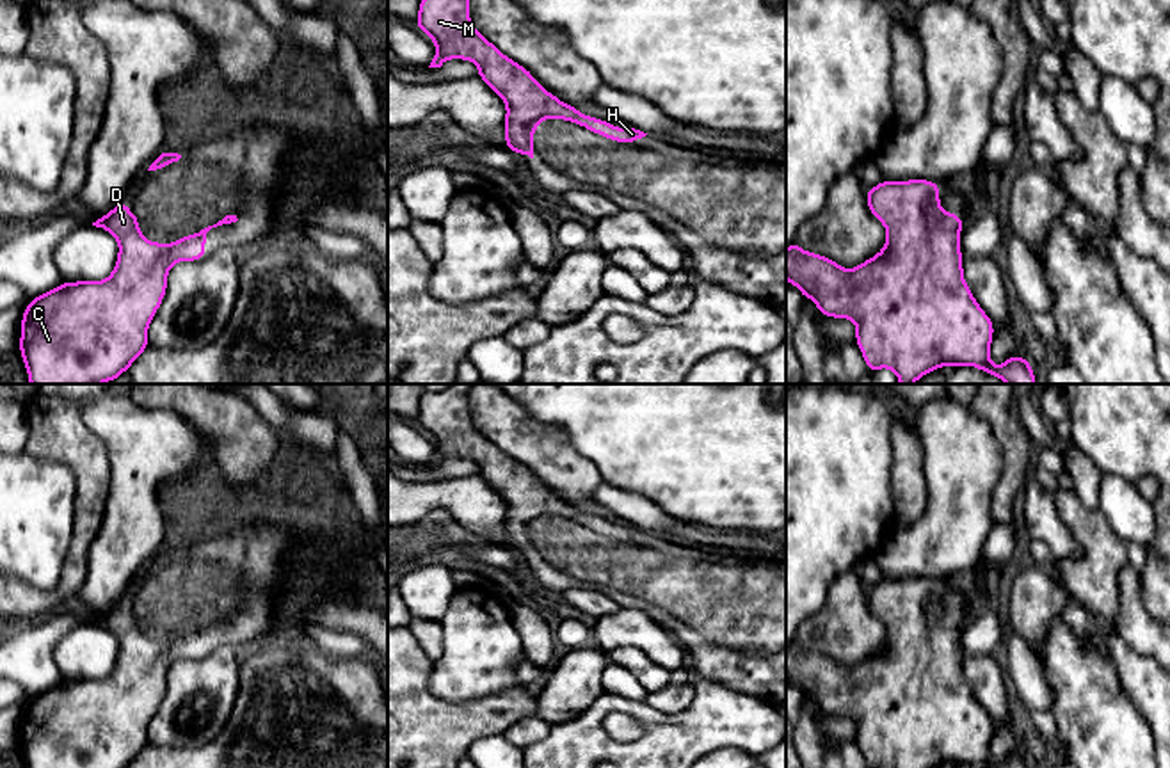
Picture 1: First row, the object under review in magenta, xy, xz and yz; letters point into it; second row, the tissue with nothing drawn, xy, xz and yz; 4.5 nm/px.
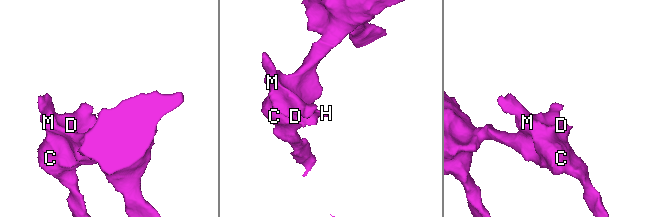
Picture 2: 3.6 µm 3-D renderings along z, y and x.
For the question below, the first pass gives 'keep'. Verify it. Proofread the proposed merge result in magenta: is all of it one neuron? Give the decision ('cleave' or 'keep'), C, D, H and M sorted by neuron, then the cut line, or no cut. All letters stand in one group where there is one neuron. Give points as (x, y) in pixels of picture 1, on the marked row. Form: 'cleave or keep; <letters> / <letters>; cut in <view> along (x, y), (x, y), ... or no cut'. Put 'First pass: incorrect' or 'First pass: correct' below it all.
keep; C D H M; no cut
First pass: correct

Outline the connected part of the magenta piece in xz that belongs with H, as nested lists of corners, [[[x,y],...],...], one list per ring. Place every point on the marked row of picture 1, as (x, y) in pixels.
[[[421,0],[416,27],[436,44],[429,68],[441,68],[448,59],[471,60],[482,78],[505,103],[505,148],[533,158],[532,135],[544,119],[576,123],[601,137],[633,144],[647,133],[619,128],[599,117],[581,114],[576,107],[548,92],[533,75],[503,55],[469,21],[469,0]]]

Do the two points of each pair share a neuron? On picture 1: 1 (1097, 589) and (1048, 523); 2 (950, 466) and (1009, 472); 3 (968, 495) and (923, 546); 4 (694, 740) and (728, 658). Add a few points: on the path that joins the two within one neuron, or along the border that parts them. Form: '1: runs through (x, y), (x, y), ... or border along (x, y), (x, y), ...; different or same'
1: border along (1058, 518), (1080, 548), (1076, 559); different
2: border along (994, 431), (1000, 441), (1001, 472), (989, 512); different
3: runs through (957, 507), (957, 512), (936, 534); same
4: border along (690, 669), (756, 697); different

